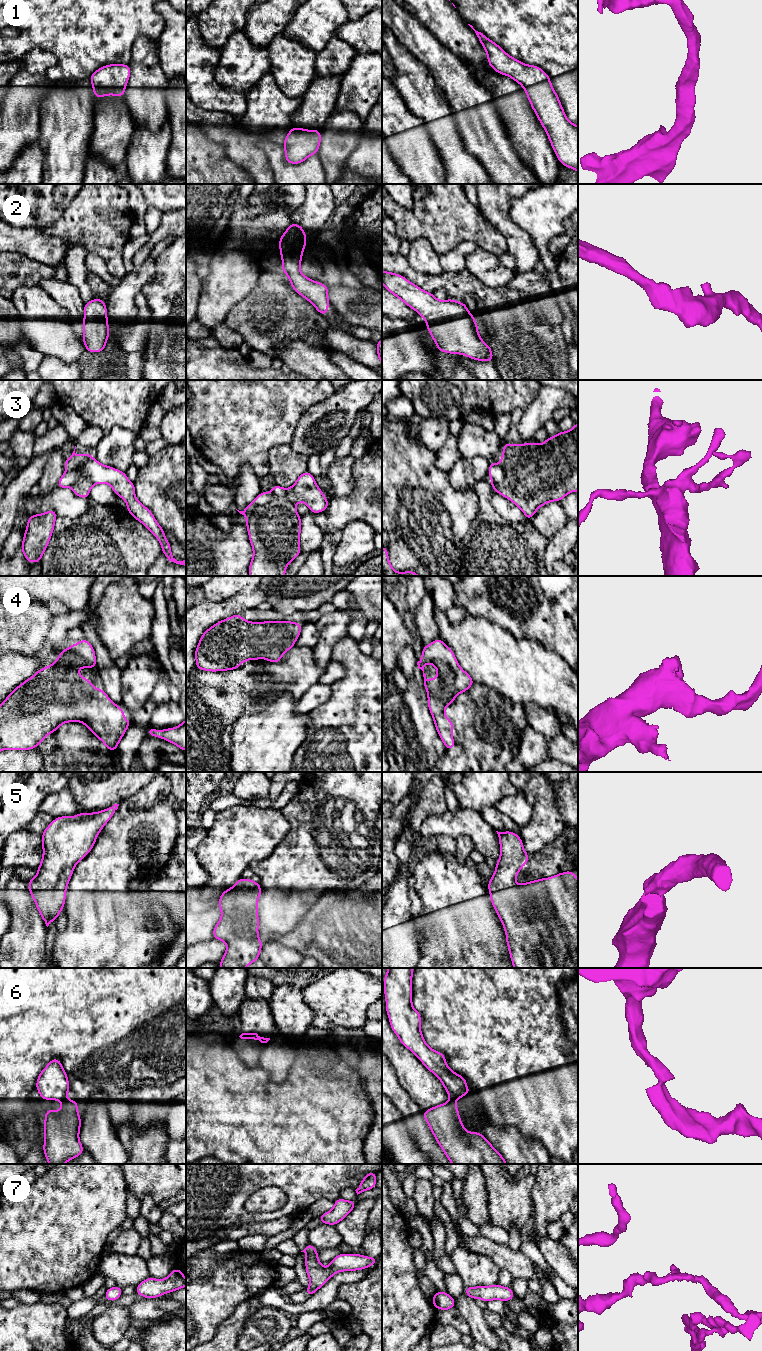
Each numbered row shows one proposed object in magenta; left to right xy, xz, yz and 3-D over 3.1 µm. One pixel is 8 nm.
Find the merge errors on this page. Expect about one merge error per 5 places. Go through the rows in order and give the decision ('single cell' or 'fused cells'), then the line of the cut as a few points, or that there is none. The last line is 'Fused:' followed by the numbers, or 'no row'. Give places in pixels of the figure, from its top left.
1: single cell | no cut
2: single cell | no cut
3: fused cells | xz (273, 493), (273, 497), (269, 501), (258, 504), (246, 516)
4: single cell | no cut
5: single cell | no cut
6: fused cells | yz (450, 1099), (454, 1100)
7: single cell | no cut
Fused: 3, 6

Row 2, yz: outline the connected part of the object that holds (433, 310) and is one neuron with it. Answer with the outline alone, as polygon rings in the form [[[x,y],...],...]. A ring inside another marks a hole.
[[[382,271],[382,284],[425,319],[439,351],[493,362],[489,342],[485,345],[478,335],[474,314],[469,313],[463,302],[451,298],[440,301],[400,274]]]

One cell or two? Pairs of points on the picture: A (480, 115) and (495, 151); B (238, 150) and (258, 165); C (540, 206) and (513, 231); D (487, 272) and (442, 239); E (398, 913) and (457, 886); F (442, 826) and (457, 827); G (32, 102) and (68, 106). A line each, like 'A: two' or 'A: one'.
A: one
B: one
C: two
D: two
E: two
F: one
G: two

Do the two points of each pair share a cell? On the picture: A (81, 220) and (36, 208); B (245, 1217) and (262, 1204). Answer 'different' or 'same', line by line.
A: different
B: different

